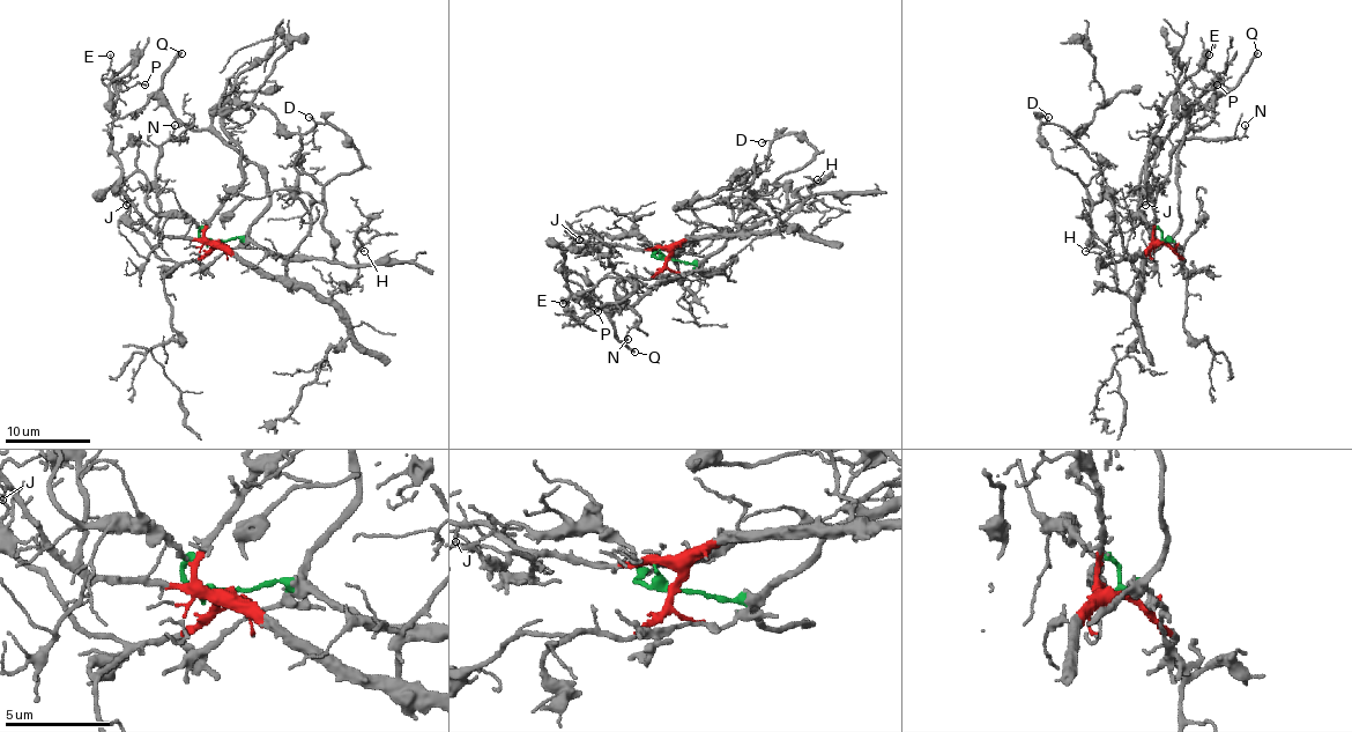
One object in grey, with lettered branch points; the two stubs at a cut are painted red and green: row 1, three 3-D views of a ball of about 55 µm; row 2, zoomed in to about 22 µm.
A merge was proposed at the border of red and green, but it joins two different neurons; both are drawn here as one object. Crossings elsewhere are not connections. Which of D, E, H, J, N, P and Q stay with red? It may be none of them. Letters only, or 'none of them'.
E, H, J, N, P

